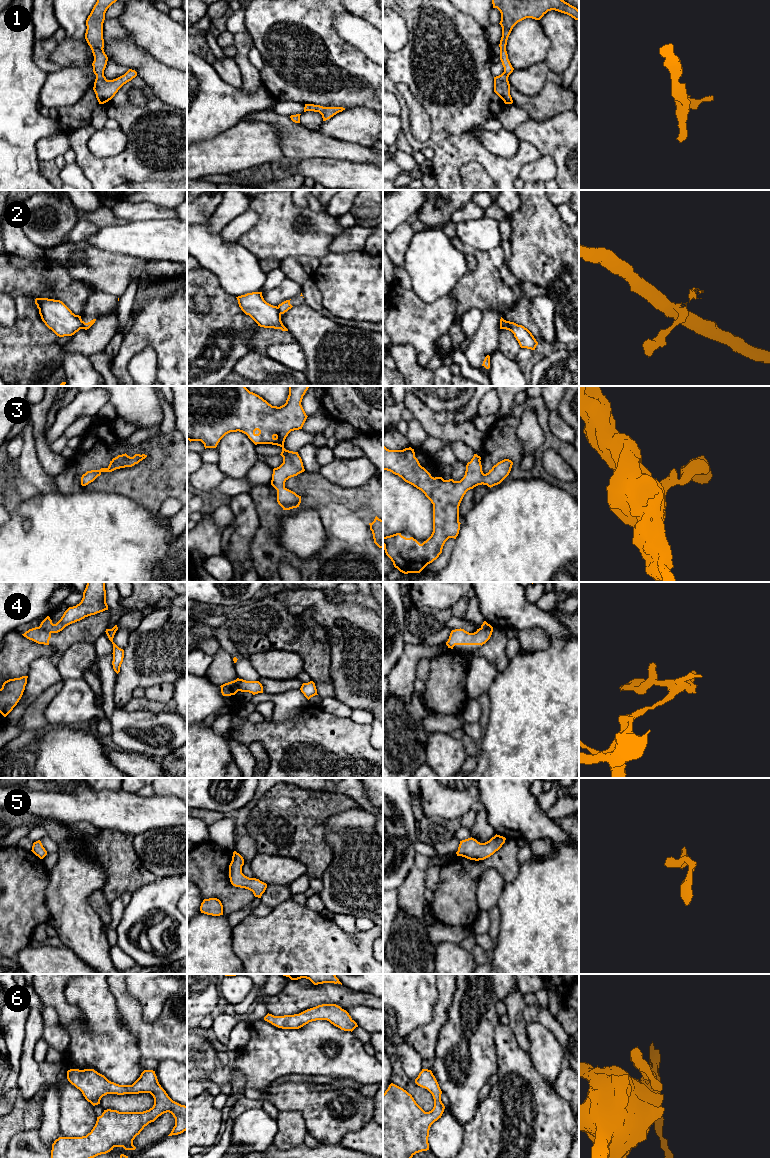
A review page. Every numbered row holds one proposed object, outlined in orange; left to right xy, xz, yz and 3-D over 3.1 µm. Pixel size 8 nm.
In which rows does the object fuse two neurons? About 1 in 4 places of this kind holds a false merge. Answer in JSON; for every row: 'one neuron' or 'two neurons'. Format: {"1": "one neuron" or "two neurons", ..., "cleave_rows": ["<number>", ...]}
{"1": "one neuron", "2": "two neurons", "3": "one neuron", "4": "two neurons", "5": "one neuron", "6": "one neuron", "cleave_rows": ["2", "4"]}

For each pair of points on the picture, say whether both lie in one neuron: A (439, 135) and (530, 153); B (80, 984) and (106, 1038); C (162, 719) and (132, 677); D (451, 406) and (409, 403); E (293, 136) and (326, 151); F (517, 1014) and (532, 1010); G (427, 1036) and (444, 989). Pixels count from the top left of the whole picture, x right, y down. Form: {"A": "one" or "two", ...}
{"A": "one", "B": "one", "C": "two", "D": "two", "E": "one", "F": "two", "G": "one"}

